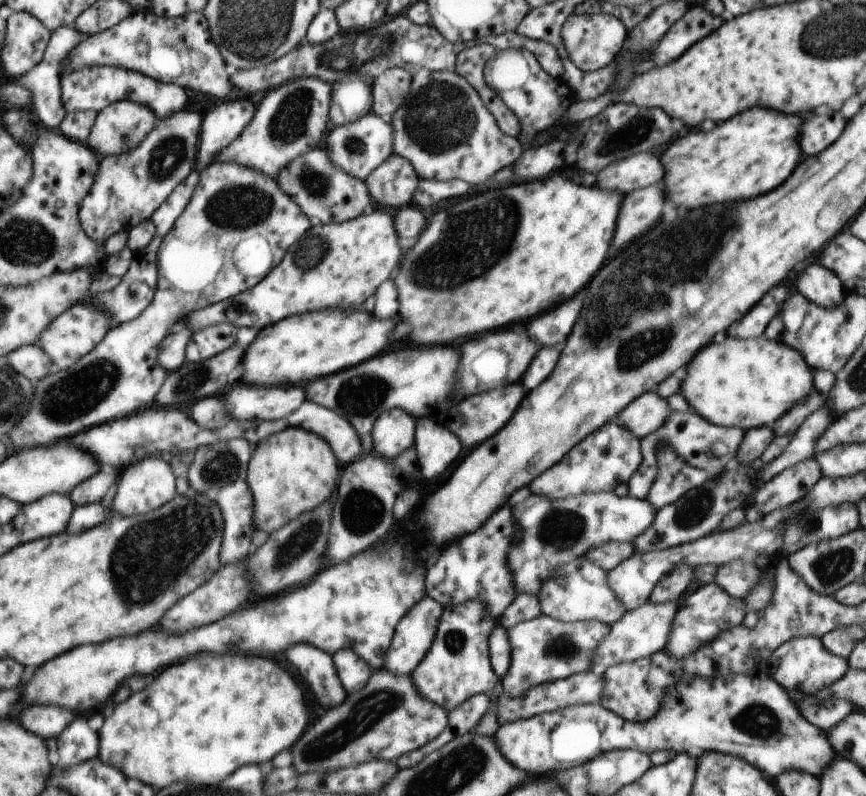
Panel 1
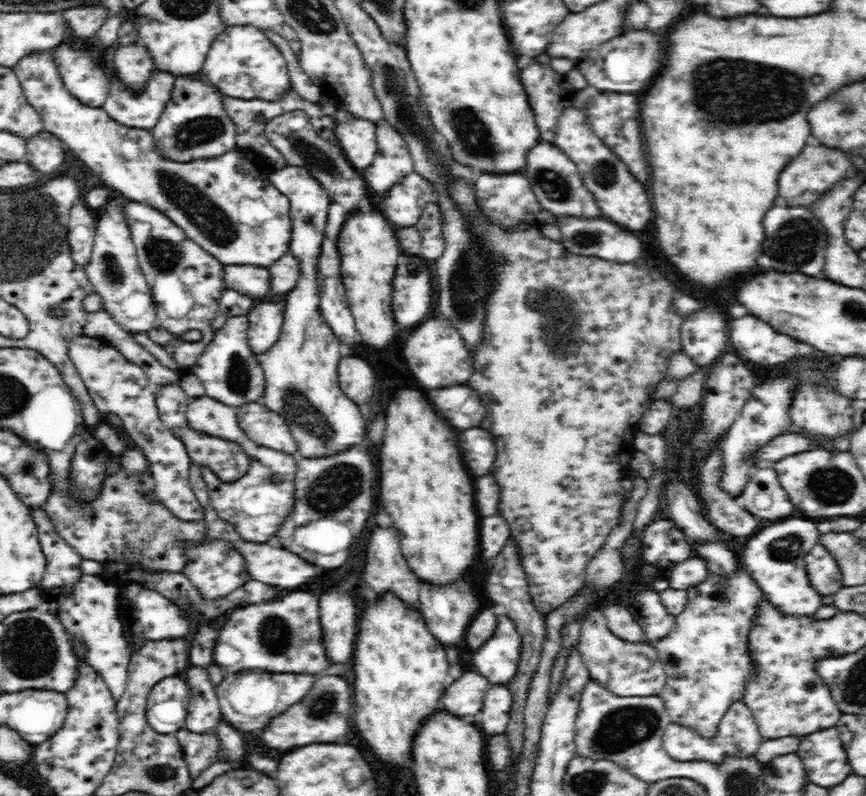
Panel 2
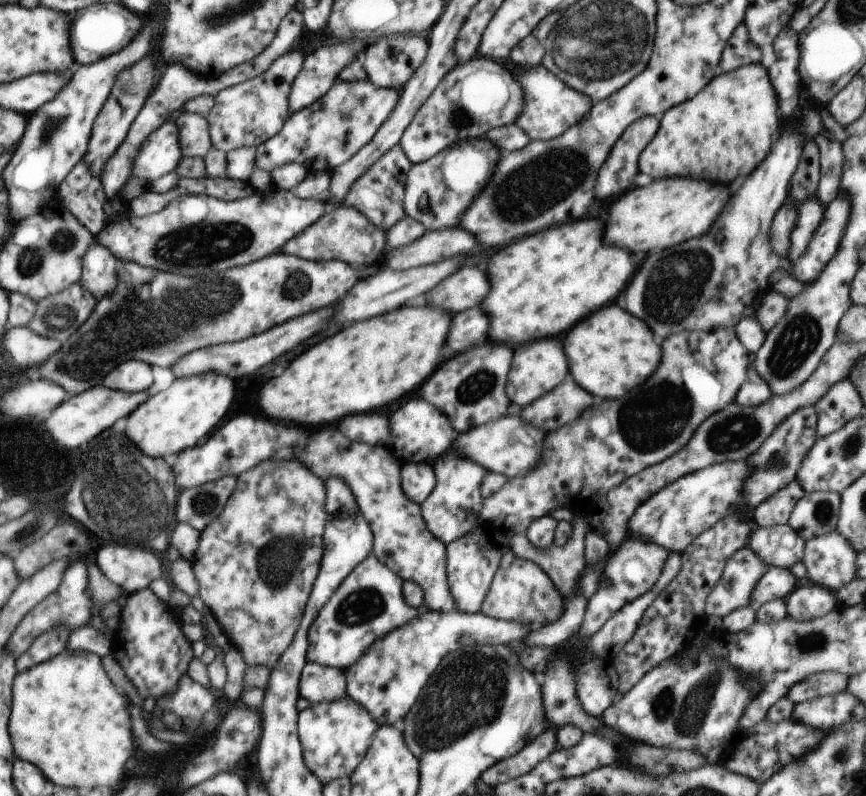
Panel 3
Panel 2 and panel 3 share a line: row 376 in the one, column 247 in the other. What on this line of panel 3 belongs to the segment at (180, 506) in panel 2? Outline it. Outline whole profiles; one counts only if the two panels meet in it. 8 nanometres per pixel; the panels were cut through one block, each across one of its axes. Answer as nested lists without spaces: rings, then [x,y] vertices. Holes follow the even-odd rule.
[[[297,46],[294,50],[278,56],[266,72],[251,80],[246,80],[235,86],[223,89],[214,97],[214,106],[208,114],[209,134],[213,149],[226,154],[242,146],[260,146],[282,130],[286,118],[290,116],[288,98],[296,76],[302,70],[305,55],[303,48]]]

